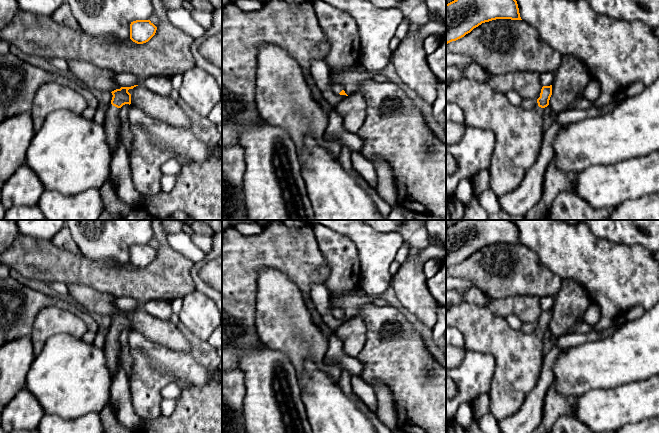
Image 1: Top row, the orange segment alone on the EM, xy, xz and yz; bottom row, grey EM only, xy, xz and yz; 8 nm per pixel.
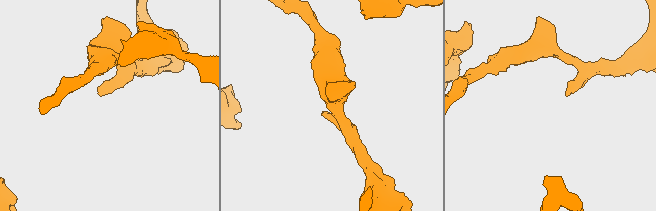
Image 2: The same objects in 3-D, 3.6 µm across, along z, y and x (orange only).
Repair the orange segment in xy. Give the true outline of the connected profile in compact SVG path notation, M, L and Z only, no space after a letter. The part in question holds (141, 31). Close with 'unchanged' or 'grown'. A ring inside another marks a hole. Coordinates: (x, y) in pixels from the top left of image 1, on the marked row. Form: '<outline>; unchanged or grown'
M136 20L130 24L130 39L143 44L148 42L156 33L157 27L150 20Z; unchanged

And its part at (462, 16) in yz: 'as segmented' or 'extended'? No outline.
as segmented

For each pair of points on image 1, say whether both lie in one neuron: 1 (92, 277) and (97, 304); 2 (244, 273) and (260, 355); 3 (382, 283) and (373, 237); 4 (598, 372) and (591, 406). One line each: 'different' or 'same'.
1: different
2: different
3: same
4: different

